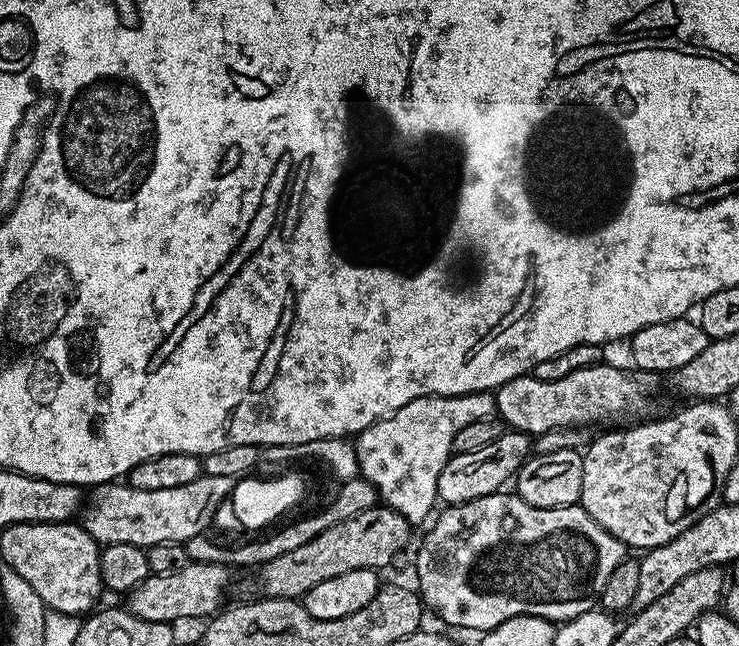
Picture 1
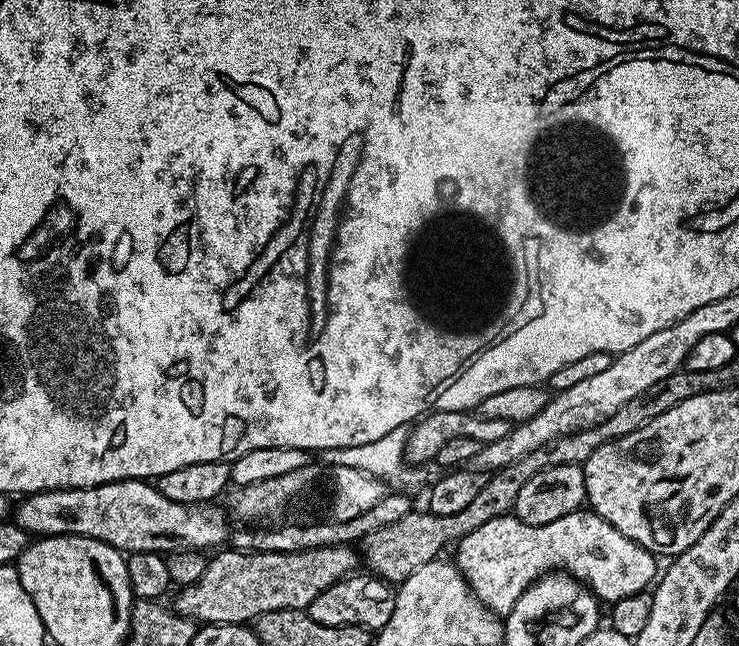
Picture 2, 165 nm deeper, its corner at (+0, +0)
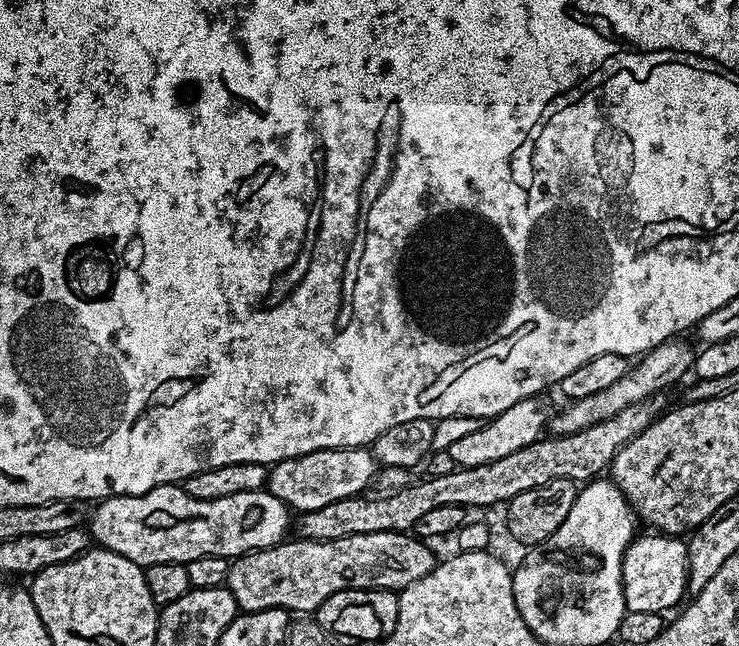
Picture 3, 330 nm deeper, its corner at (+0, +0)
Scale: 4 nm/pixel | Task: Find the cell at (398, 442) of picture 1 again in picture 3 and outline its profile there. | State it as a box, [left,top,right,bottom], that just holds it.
[446,394,554,468]

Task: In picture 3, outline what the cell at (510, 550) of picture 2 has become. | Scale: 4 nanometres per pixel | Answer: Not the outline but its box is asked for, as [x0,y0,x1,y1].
[624,535,688,614]

